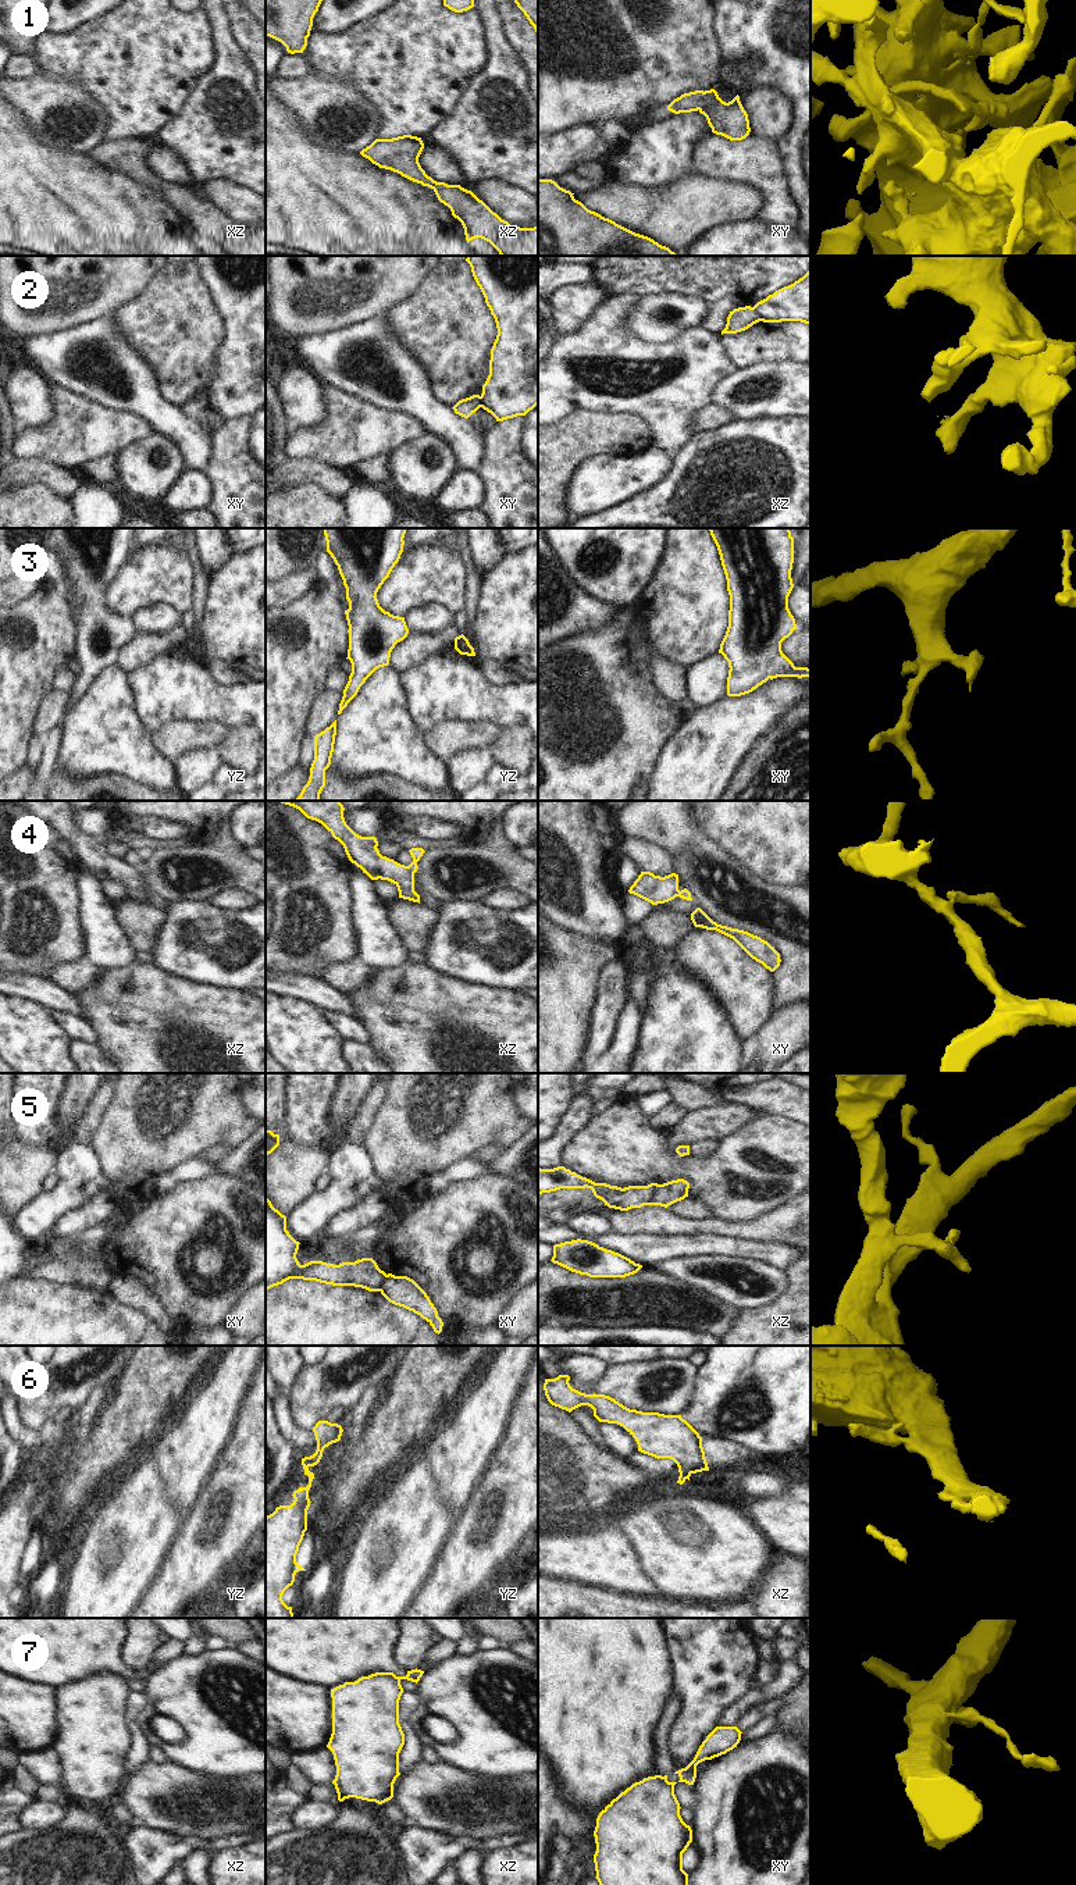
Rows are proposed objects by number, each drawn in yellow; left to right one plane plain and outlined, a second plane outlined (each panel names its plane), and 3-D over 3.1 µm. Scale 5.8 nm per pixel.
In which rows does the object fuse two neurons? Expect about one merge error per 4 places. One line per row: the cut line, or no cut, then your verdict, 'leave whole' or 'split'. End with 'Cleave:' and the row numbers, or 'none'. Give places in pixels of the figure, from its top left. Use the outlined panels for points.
1: no cut; leave whole
2: cut in xz along (752, 307), (761, 320); split
3: no cut; leave whole
4: cut in xz along (406, 866), (413, 873); split
5: cut in xz along (659, 1185), (649, 1204); split
6: no cut; leave whole
7: cut in xz along (388, 1673), (399, 1679); split
Cleave: 2, 4, 5, 7

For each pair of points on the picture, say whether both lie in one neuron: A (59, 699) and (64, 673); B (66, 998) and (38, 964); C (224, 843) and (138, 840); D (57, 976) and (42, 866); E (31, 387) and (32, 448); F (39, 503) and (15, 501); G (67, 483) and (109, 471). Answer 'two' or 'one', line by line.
A: two
B: two
C: two
D: two
E: two
F: one
G: two

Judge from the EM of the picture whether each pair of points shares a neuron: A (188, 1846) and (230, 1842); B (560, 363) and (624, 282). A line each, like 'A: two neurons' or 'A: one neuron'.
A: one neuron
B: two neurons

